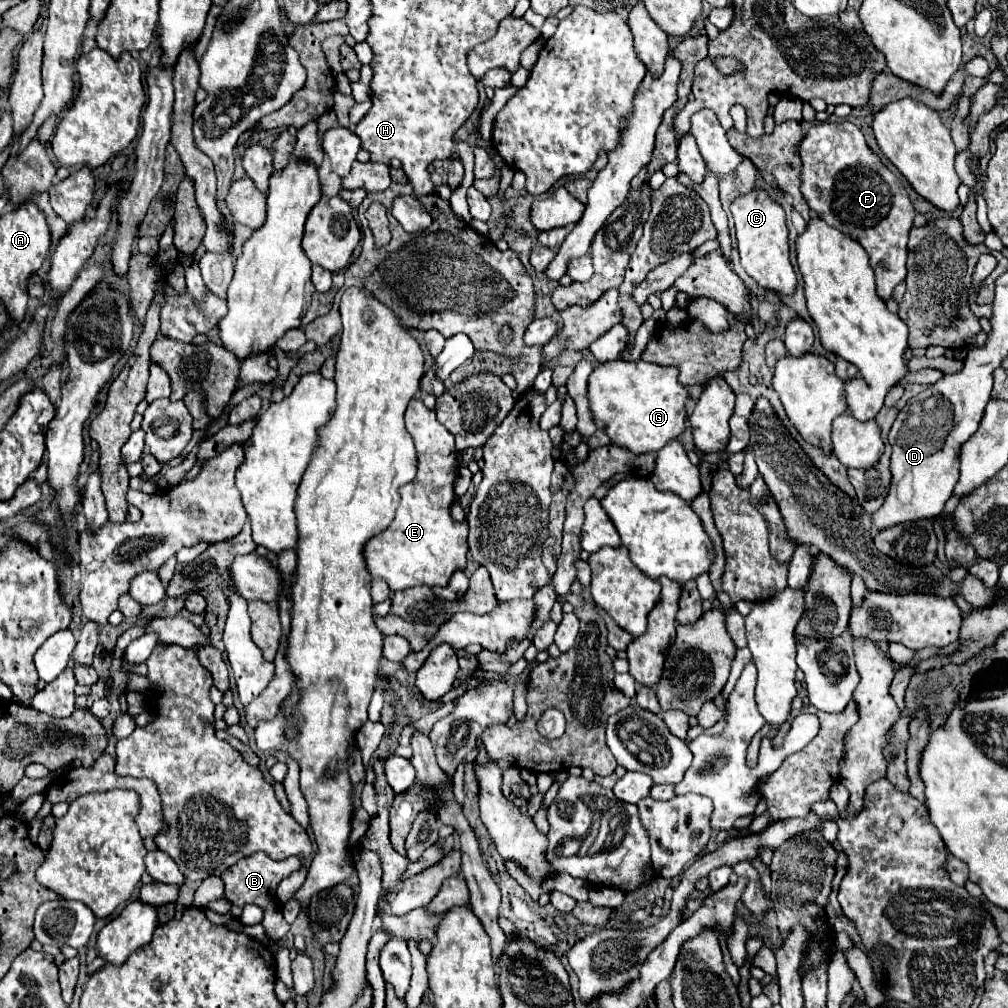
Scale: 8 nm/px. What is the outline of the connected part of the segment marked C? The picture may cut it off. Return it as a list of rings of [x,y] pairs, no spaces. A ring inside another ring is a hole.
[[[752,190],[746,196],[738,196],[730,206],[734,226],[736,226],[736,240],[740,252],[740,264],[750,278],[754,278],[762,288],[778,292],[780,296],[794,296],[796,292],[796,272],[790,264],[790,248],[788,248],[788,228],[784,210],[776,204],[768,192]]]

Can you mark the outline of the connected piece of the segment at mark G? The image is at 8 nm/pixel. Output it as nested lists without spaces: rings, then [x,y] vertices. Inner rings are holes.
[[[616,360],[616,362],[598,364],[590,376],[588,398],[596,426],[608,434],[614,446],[628,448],[634,454],[658,452],[670,440],[678,438],[686,430],[686,416],[688,416],[686,402],[690,398],[690,392],[686,386],[680,386],[676,366],[660,366],[644,360],[634,360],[634,362]]]

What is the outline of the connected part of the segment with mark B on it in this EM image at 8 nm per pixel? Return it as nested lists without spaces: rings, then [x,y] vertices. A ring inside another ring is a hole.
[[[254,852],[242,860],[238,860],[236,864],[232,864],[224,874],[222,874],[222,880],[224,880],[224,896],[236,904],[236,906],[246,906],[246,904],[256,904],[256,906],[262,906],[266,910],[264,914],[264,930],[268,934],[268,938],[272,940],[280,940],[288,934],[290,930],[290,924],[286,922],[282,912],[280,912],[280,906],[276,902],[276,886],[280,884],[282,878],[290,876],[292,872],[300,870],[302,862],[298,856],[290,856],[286,860],[272,860],[268,854],[264,852]]]

